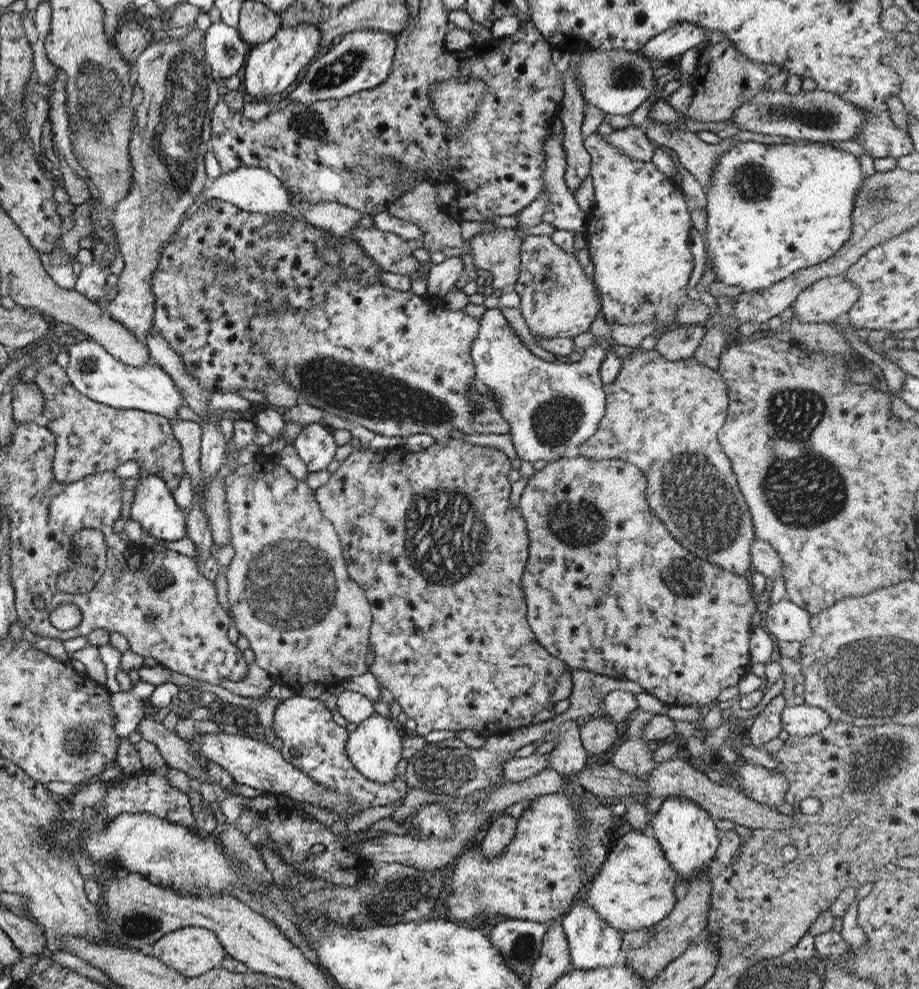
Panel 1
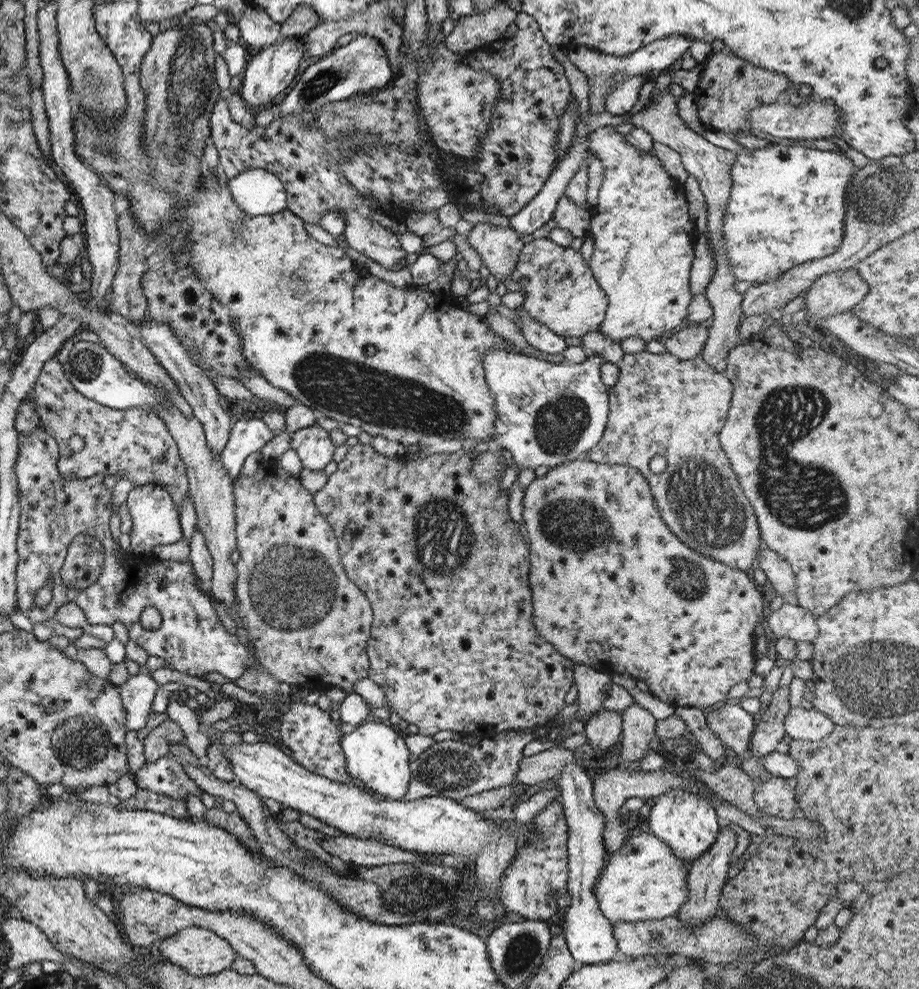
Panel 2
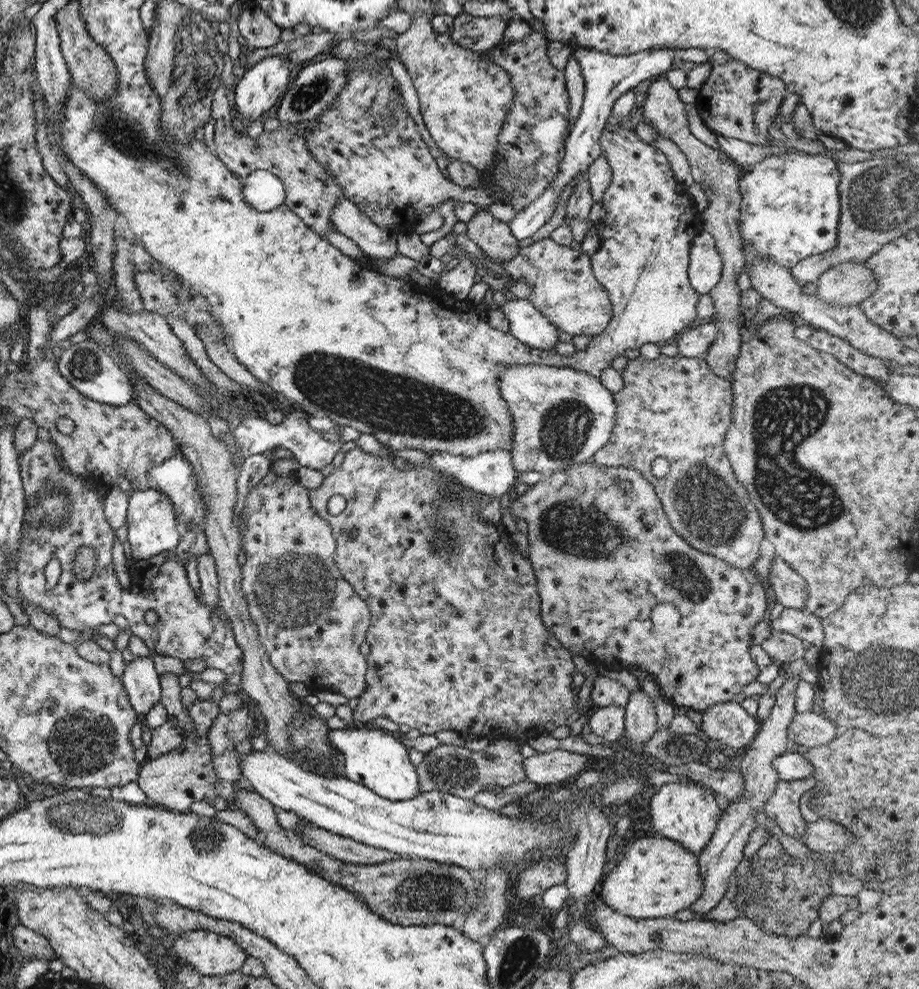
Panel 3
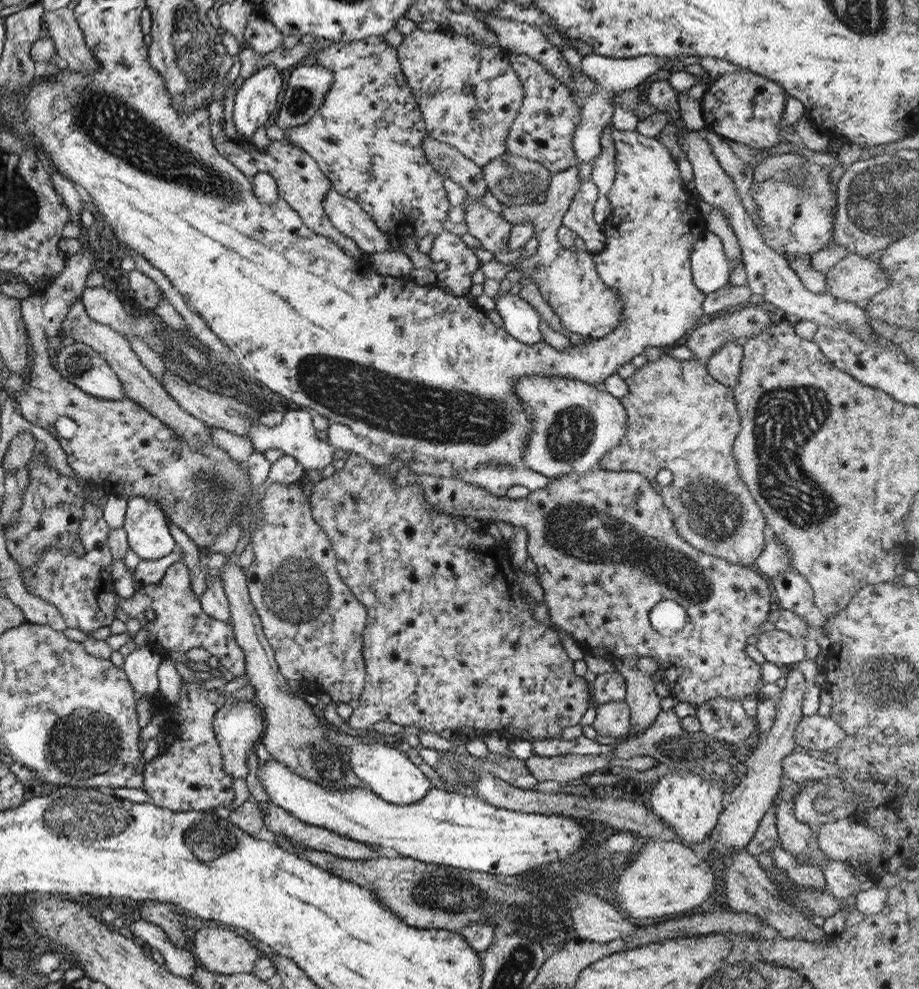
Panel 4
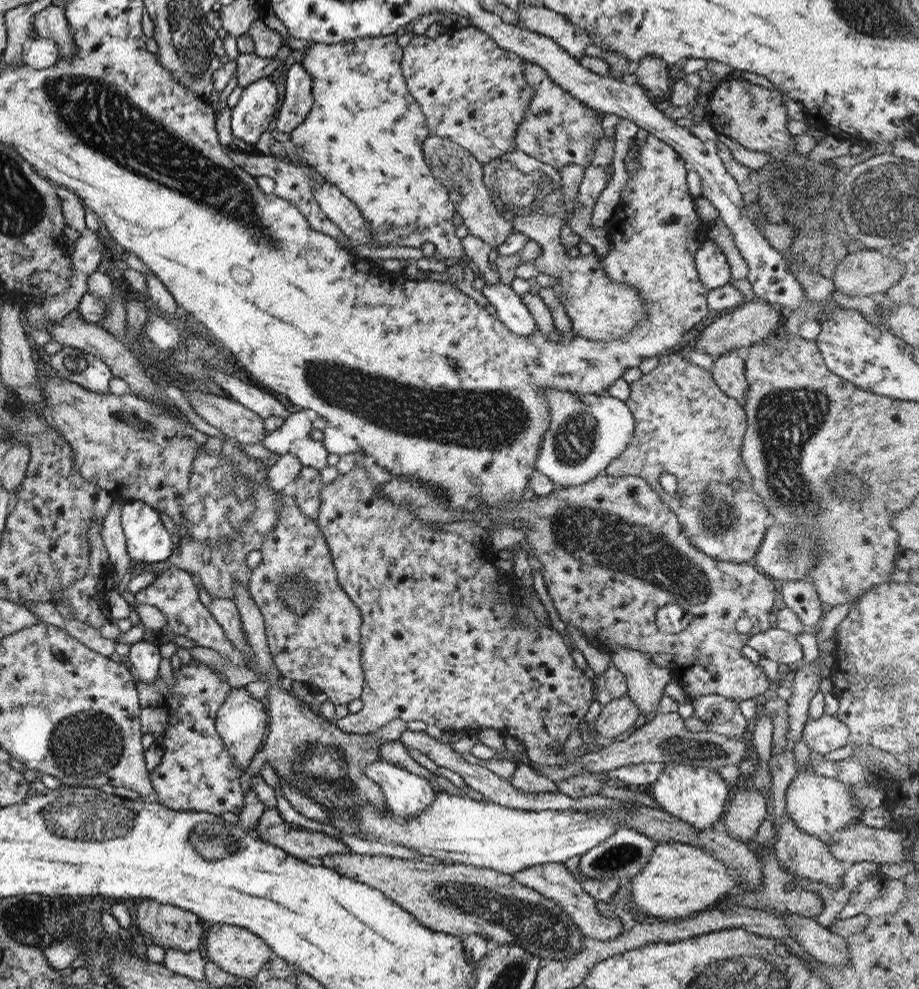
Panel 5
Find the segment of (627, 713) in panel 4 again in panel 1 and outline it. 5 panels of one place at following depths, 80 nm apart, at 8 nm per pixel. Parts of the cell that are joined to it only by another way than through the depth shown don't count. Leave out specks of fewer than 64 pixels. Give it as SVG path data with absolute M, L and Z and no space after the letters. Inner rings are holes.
M601 713L582 721L579 727L580 744L589 757L604 752L620 736L615 725L611 718Z

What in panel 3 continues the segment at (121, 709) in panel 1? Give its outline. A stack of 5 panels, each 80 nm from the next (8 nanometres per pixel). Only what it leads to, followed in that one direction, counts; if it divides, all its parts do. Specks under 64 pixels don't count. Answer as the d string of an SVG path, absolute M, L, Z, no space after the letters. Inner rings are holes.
M133 658L125 664L121 674L121 682L129 699L131 708L135 712L135 722L141 722L141 739L146 747L151 738L150 728L145 723L146 713L160 697L160 682L153 668L153 660L148 658Z

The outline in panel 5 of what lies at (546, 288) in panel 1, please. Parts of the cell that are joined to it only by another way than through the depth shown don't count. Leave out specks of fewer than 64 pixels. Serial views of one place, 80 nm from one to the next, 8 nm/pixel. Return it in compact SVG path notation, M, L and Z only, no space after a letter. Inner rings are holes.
M576 164L560 168L558 174L561 191L543 197L539 201L540 205L536 207L516 210L511 224L513 231L521 232L539 244L541 254L531 262L539 272L557 278L557 284L552 289L571 321L572 332L589 341L607 342L626 336L632 328L638 326L638 322L642 322L646 316L646 304L633 285L612 281L592 254L578 255L576 258L566 256L567 248L563 248L559 239L559 230L565 223L561 219L563 211L553 215L547 215L544 211L546 207L553 207L557 211L559 207L563 208L568 200L575 199L583 172L584 167Z

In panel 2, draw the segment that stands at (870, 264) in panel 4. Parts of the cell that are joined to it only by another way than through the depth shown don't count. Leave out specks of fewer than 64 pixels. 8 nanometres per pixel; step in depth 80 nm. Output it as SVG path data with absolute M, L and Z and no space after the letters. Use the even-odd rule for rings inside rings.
M854 268L825 273L815 279L806 290L804 309L806 317L834 315L849 311L869 290Z

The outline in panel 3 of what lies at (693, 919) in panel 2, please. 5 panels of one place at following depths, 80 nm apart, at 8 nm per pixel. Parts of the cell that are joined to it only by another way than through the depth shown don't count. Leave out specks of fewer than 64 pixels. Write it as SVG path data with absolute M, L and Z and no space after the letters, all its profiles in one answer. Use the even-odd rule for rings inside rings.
M799 676L788 677L774 693L775 703L769 716L765 721L759 722L759 732L753 736L747 752L739 761L737 771L744 780L742 797L729 802L726 809L720 813L709 842L701 849L701 853L697 857L699 878L701 878L701 885L704 889L701 896L693 904L688 905L687 909L693 912L694 918L703 918L721 900L731 872L735 870L739 861L745 858L742 850L749 833L756 827L755 811L763 811L765 801L771 796L772 790L775 790L779 778L774 771L772 762L779 755L783 755L786 748L789 747L786 733L787 727L791 724L796 713L793 707L793 704L795 704L793 697L799 680Z

